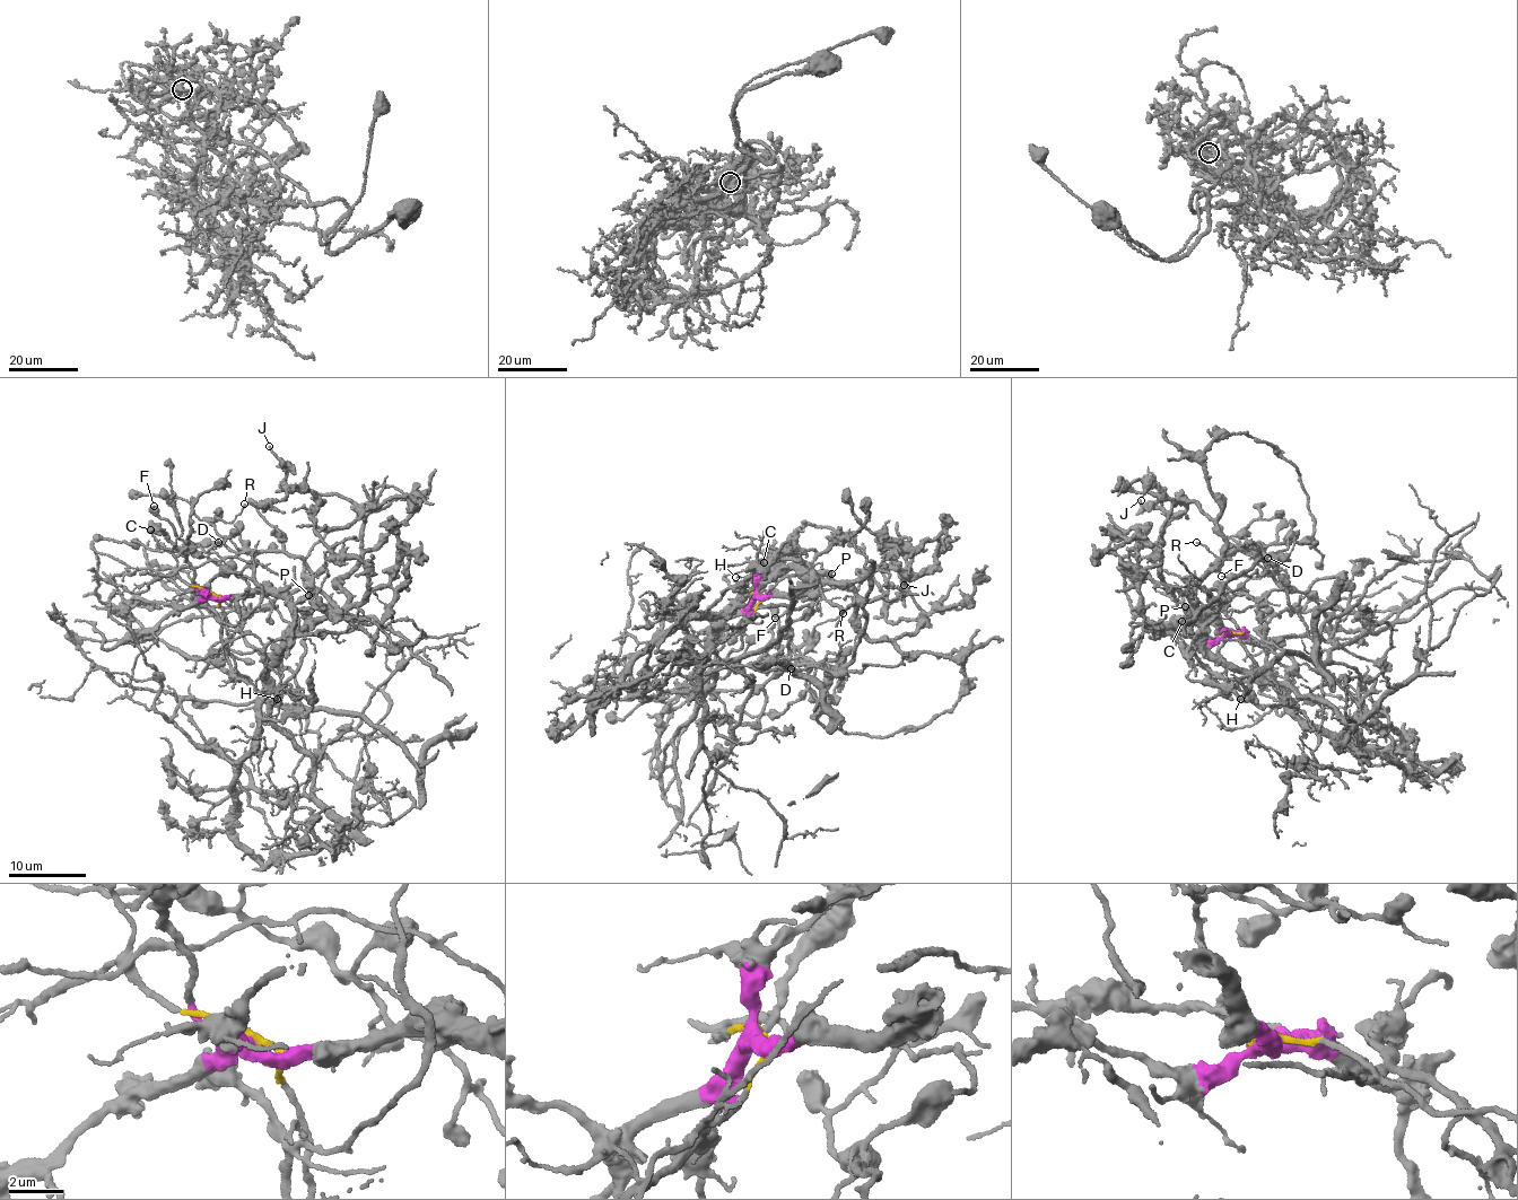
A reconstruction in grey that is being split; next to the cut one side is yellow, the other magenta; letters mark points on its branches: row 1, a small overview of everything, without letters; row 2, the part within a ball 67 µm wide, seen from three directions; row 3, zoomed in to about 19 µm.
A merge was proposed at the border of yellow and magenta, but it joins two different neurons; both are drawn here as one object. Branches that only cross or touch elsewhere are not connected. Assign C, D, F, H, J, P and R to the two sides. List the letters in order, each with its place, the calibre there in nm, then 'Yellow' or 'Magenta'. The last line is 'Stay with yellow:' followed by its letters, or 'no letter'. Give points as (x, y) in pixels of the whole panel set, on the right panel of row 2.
C: Place: (1181, 621). Thickness 400 nm. Magenta
D: Place: (1267, 558). Thickness 180 nm. Yellow
F: Place: (1221, 576). Thickness 220 nm. Yellow
H: Place: (1240, 699). Thickness 60 nm. Magenta
J: Place: (1141, 500). Thickness 150 nm. Magenta
P: Place: (1185, 606). Thickness 480 nm. Magenta
R: Place: (1196, 542). Thickness 150 nm. Yellow
Stay with yellow: D, F, R

